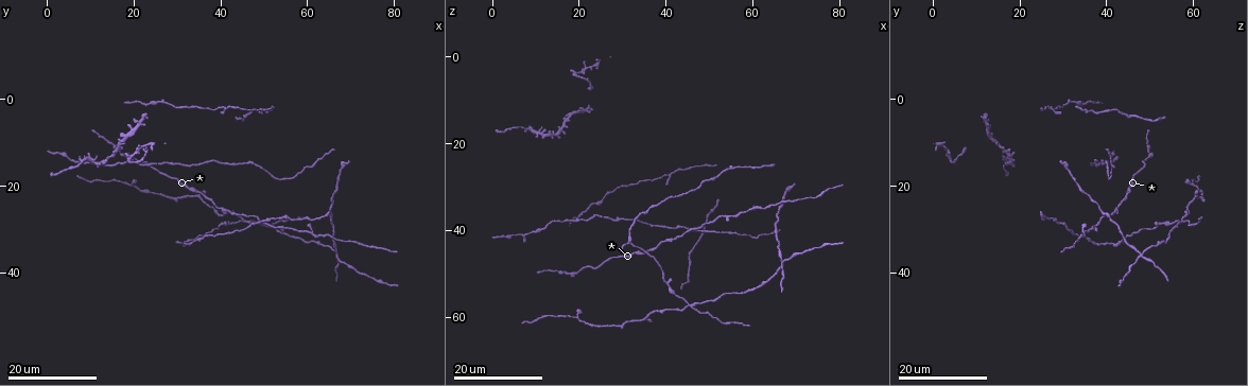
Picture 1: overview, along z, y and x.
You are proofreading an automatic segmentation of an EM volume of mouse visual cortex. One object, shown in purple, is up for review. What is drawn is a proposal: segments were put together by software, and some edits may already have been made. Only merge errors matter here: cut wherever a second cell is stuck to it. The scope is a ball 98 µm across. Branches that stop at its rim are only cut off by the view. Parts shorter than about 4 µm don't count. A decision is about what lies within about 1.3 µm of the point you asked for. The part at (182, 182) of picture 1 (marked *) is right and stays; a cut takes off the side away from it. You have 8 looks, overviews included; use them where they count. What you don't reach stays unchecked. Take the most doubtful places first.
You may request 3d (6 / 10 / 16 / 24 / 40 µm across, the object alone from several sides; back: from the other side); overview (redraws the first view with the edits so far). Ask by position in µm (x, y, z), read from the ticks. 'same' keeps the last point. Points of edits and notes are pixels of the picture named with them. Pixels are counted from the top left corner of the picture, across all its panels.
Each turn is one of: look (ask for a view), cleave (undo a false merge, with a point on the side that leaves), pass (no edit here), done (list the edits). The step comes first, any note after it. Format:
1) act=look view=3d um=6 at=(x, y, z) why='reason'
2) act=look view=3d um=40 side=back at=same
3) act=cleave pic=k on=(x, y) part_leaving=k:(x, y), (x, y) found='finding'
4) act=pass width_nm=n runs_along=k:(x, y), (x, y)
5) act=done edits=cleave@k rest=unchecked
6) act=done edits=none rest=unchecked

act=look view=3d um=24 at=(67.0, 36.0, 48.0) why='four arms meet'

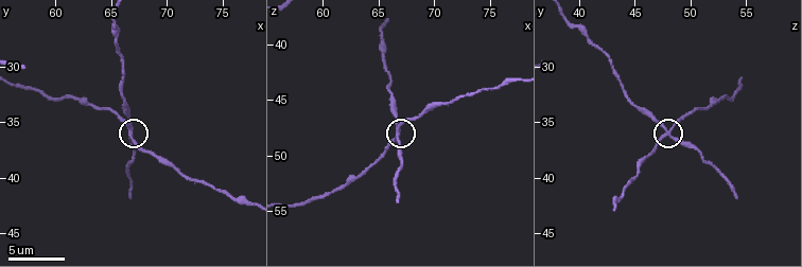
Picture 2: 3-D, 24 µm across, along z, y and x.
act=look view=3d um=6 at=(66.8, 36.0, 48.2) why='closer look'

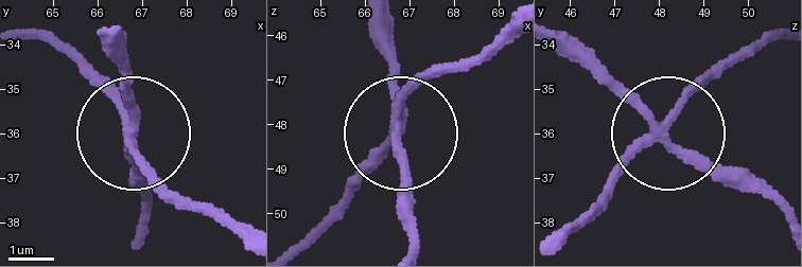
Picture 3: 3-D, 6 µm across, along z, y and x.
act=cleave pic=3 on=(125, 77) arms=4 part_leaving=3:(128, 128), (124, 40) found='a second cell is stuck on'

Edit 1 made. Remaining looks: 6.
act=look view=overview

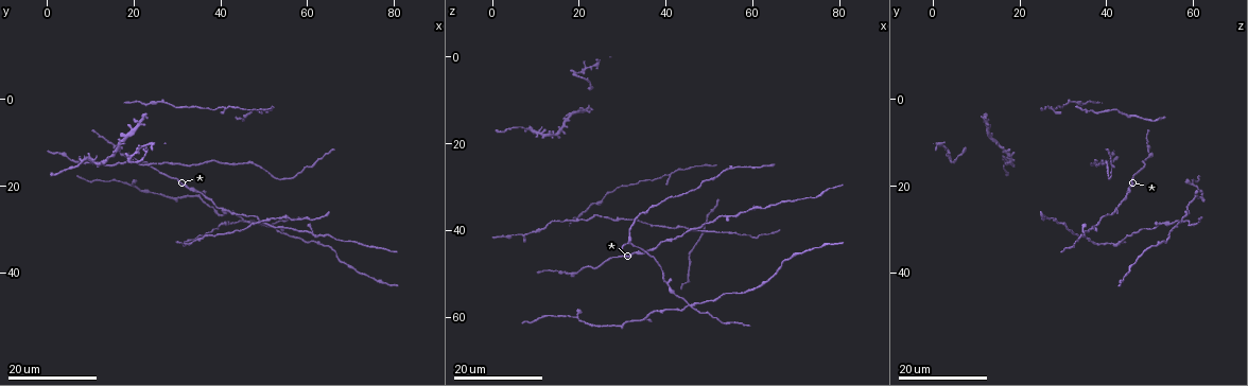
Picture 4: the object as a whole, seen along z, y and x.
act=look view=3d um=24 at=(45.5, 28.5, 57.5) why='four or more arms meet'

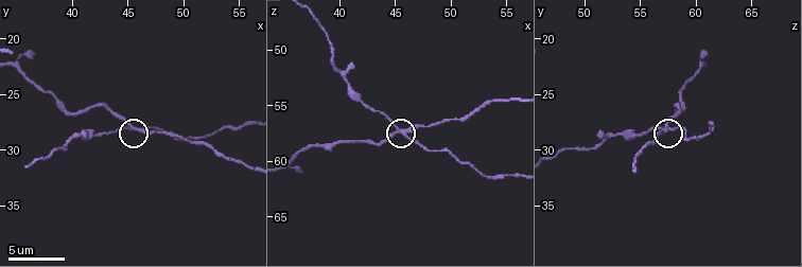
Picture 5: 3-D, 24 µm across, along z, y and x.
act=look view=3d um=6 at=(45.6, 28.0, 57.4)

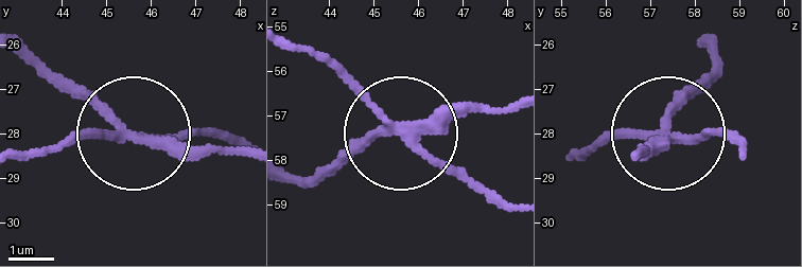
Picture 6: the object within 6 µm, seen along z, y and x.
act=cleave pic=6 on=(89, 138) width_nm=190 part_leaving=6:(134, 135), (81, 135), (23, 157) found='a second cell is stuck on'

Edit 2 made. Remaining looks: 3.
act=look view=3d um=16 at=(19.5, 20.0, 60.0) why='thin arm on a thick one'

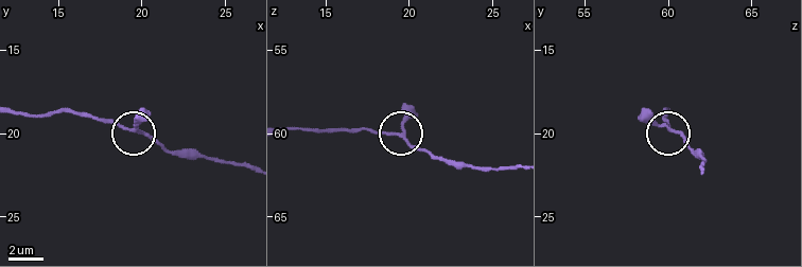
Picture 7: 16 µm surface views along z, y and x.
act=look view=3d um=10 at=(19.6, 19.9, 60.2) why='zoom in'

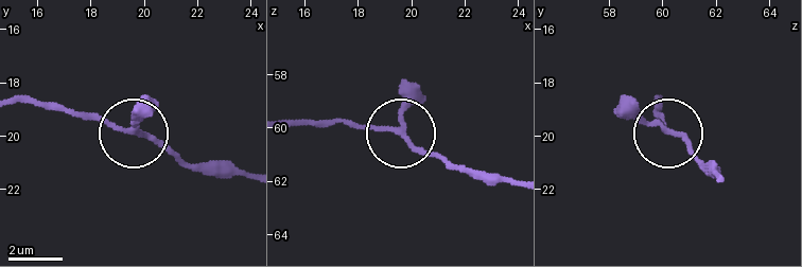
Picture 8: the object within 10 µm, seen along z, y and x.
act=pass width_nm=170 found='one cell here'

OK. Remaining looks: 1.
act=done edits=cleave@3,cleave@6 rest=unchecked

